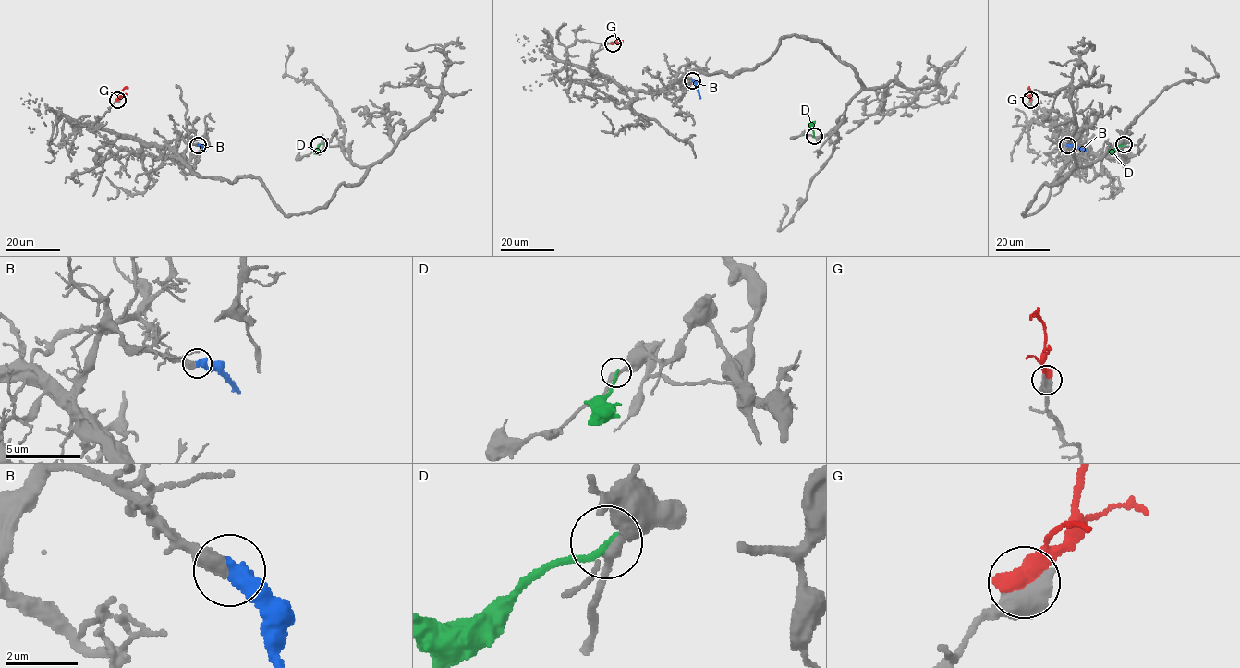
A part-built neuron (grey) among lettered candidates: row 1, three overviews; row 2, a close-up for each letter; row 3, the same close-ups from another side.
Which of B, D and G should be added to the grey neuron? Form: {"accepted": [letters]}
{"accepted": ["B"]}

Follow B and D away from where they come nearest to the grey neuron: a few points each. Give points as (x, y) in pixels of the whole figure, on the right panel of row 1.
B: (1067, 145), (1086, 150)
D: (1124, 144), (1109, 151)

